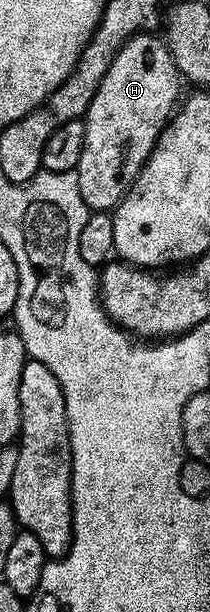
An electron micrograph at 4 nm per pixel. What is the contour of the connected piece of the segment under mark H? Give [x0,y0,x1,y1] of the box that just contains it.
[75,33,182,212]

